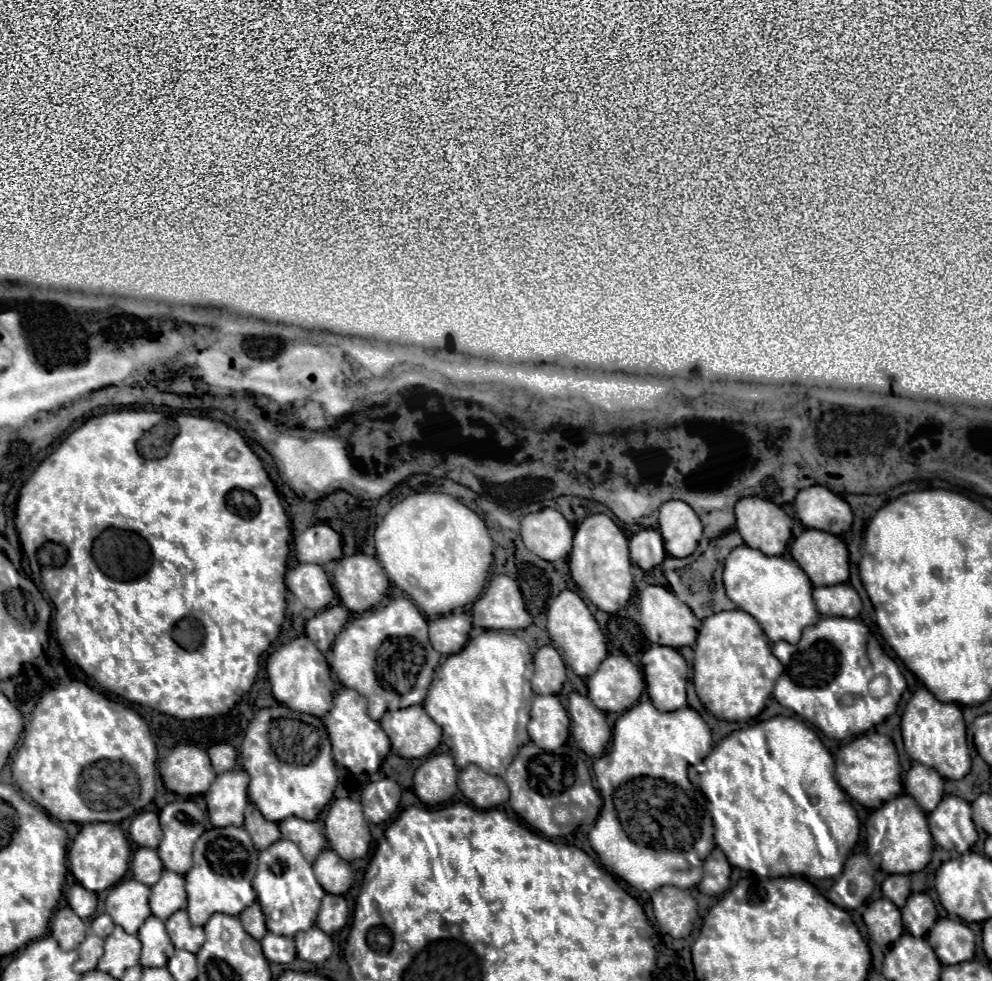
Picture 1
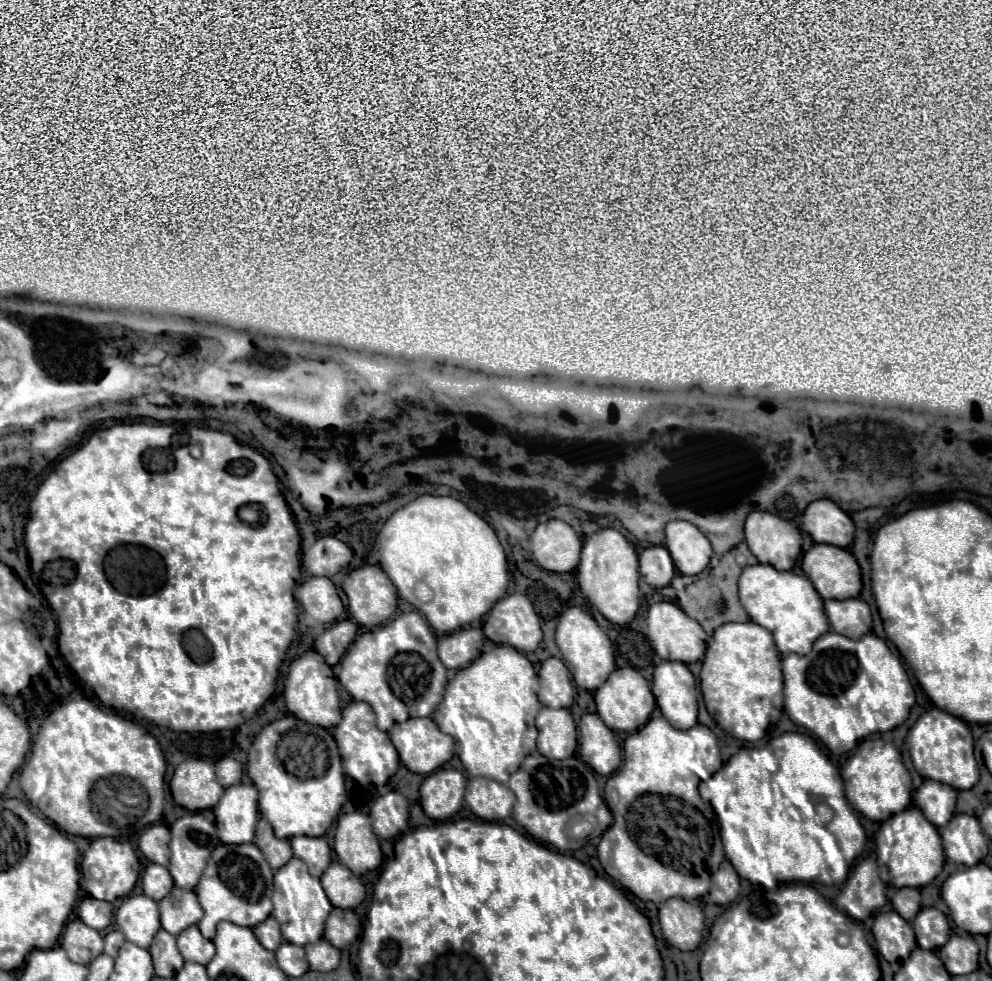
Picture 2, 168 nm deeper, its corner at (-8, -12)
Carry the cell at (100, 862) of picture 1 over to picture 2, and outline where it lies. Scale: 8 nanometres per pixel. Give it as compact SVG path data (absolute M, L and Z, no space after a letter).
M124 837L94 839L82 857L82 877L86 881L86 891L92 897L102 899L102 901L114 901L114 899L126 897L134 889L141 870L136 851L130 845L130 841Z

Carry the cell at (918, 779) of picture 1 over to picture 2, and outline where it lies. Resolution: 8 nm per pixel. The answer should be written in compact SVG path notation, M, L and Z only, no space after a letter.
M926 779L914 795L916 807L932 821L936 827L944 827L952 815L954 815L954 805L956 805L956 789L950 785Z

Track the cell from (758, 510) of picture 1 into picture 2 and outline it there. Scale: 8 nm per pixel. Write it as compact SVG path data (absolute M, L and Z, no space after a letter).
M750 513L744 523L744 533L754 557L778 571L790 571L802 551L798 527L772 513Z

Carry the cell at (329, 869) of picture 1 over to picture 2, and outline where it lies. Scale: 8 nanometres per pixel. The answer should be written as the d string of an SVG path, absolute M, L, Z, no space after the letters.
M338 861L326 869L326 873L320 877L320 881L334 907L354 909L366 897L366 889L364 889L360 877L356 877L346 865L342 865Z

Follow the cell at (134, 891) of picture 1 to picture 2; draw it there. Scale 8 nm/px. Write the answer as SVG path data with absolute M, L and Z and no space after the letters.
M130 895L116 911L116 923L124 937L142 949L148 949L160 929L158 903L146 895Z

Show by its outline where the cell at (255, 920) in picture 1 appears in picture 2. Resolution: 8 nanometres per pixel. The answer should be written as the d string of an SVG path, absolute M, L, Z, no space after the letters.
M268 917L260 925L256 925L252 931L254 931L256 939L260 941L260 945L264 949L268 949L268 951L276 951L278 945L284 941L282 935L280 935L280 925L278 925L278 921L274 917Z

